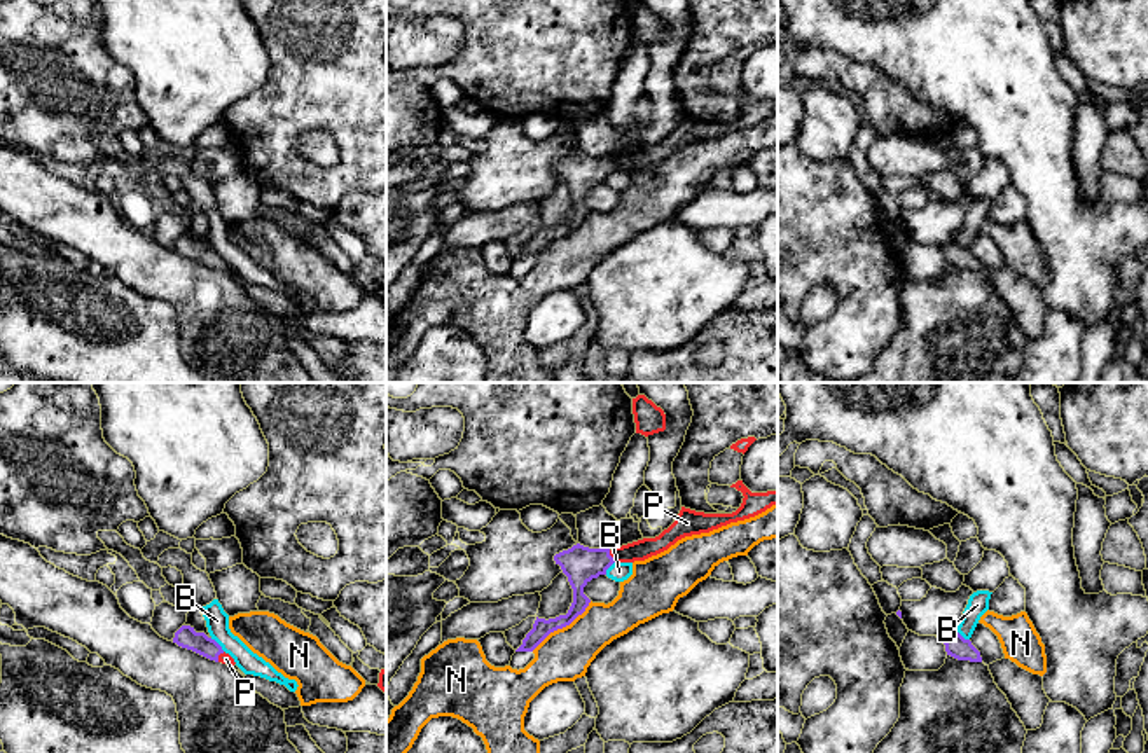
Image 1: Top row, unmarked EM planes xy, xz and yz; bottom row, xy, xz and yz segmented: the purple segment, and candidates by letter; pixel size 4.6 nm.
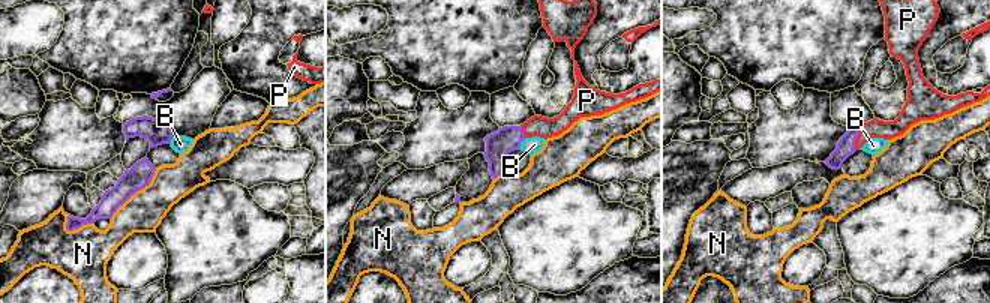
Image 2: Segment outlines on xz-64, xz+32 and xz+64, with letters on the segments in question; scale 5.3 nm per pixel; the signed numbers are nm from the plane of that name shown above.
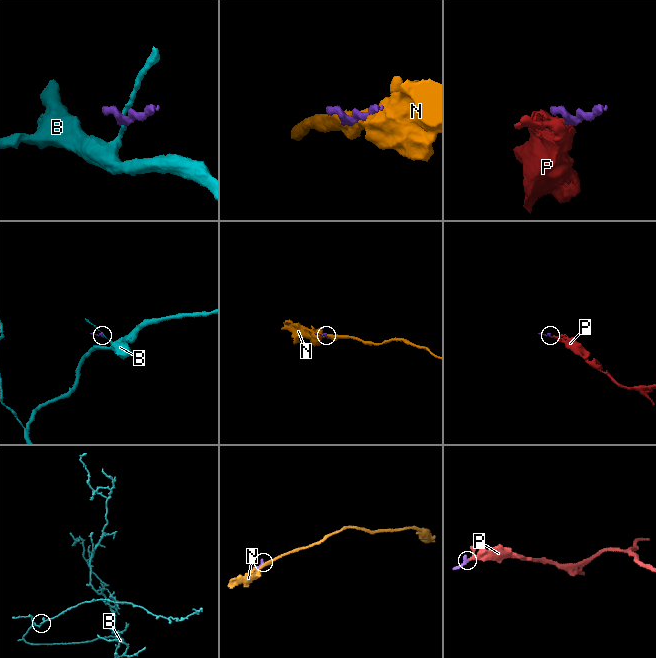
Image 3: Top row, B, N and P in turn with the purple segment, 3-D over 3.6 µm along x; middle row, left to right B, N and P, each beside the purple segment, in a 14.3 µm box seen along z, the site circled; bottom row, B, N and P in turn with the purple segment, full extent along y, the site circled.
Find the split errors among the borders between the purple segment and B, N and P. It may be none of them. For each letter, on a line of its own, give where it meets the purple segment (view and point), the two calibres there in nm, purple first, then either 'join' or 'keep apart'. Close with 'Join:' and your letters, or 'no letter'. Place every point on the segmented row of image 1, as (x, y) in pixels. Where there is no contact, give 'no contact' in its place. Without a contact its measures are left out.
B: meets purple in xy at (217, 643); 100 nm thick on the purple side, 110 nm on the other; keep apart
N: meets purple in xz at (561, 628); 90 nm thick on the purple side, 240 nm on the other; keep apart
P: meets purple in xz at (610, 556); 170 nm thick on the purple side, 100 nm on the other; join
Join: P

